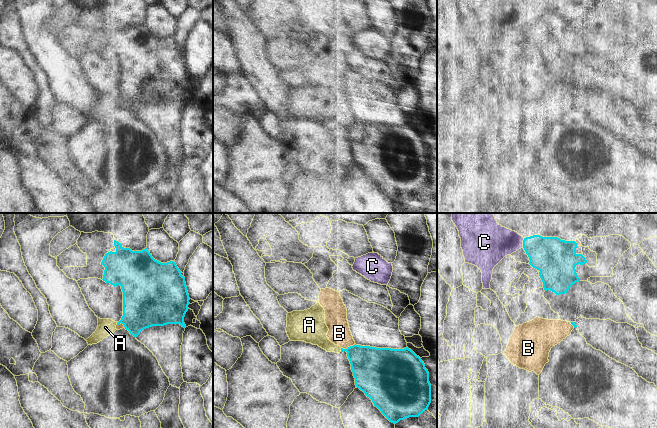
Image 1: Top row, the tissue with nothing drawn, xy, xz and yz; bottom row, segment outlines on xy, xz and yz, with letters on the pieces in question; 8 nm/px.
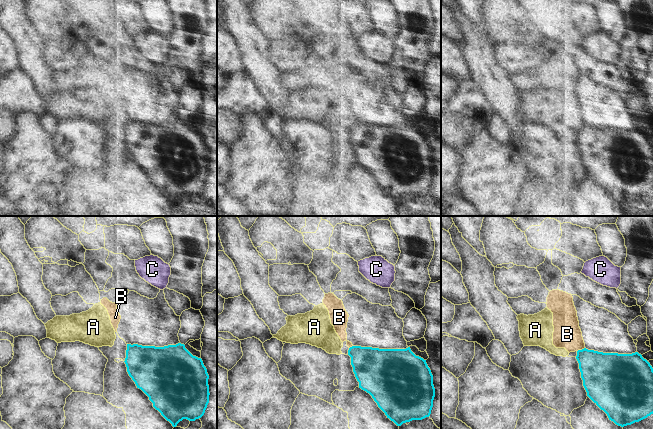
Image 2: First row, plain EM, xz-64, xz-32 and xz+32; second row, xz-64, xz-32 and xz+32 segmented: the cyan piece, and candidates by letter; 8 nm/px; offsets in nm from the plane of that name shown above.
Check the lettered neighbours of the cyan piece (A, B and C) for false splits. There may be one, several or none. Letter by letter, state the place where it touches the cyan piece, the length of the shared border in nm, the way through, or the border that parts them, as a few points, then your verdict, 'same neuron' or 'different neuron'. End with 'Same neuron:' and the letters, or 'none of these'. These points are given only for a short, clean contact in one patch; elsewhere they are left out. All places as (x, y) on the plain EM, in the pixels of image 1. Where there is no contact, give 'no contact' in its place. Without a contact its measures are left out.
A: contact xz (341, 126); length 30 nm; border xz (340, 124), (341, 127); different neuron
B: contact xz (348, 123); length 120 nm; border xz (355, 120), (341, 124); different neuron
C: contact yz (523, 18); length 70 nm; border yz (524, 14), (522, 22); different neuron
Same neuron: none of these

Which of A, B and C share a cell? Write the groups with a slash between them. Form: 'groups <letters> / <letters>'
groups A B / C

